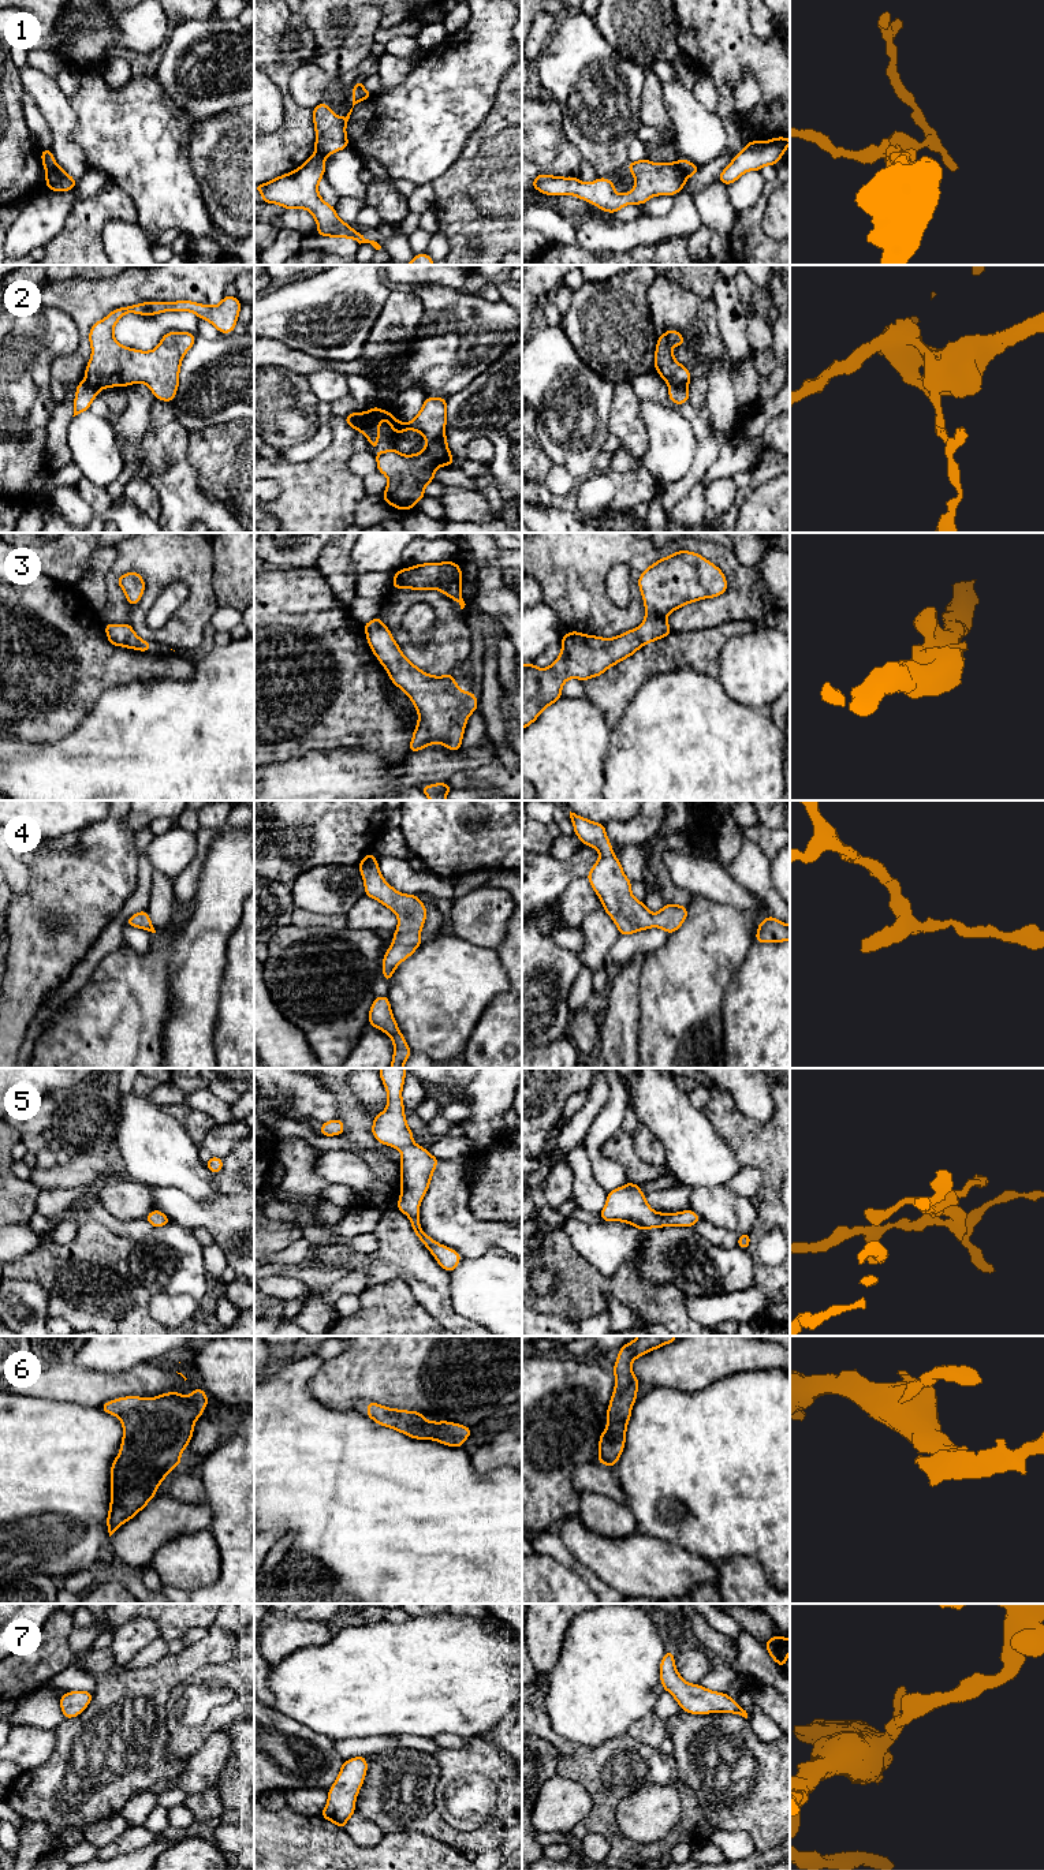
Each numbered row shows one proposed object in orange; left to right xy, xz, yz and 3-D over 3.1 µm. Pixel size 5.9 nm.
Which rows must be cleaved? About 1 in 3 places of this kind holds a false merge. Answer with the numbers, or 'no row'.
1, 2

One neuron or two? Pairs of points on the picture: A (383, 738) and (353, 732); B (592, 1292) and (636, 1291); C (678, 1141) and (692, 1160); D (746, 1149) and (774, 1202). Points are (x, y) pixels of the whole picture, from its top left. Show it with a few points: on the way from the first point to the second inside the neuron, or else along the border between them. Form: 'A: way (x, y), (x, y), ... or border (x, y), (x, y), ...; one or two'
A: way (376, 732), (360, 732); one
B: way (603, 1290), (625, 1290); one
C: way (682, 1145), (692, 1156); one
D: way (760, 1161), (771, 1172), (771, 1189); one

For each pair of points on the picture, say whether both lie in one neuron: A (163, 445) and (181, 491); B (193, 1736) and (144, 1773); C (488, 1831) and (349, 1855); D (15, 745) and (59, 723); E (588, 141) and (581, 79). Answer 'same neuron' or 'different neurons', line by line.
A: same neuron
B: different neurons
C: different neurons
D: different neurons
E: same neuron

